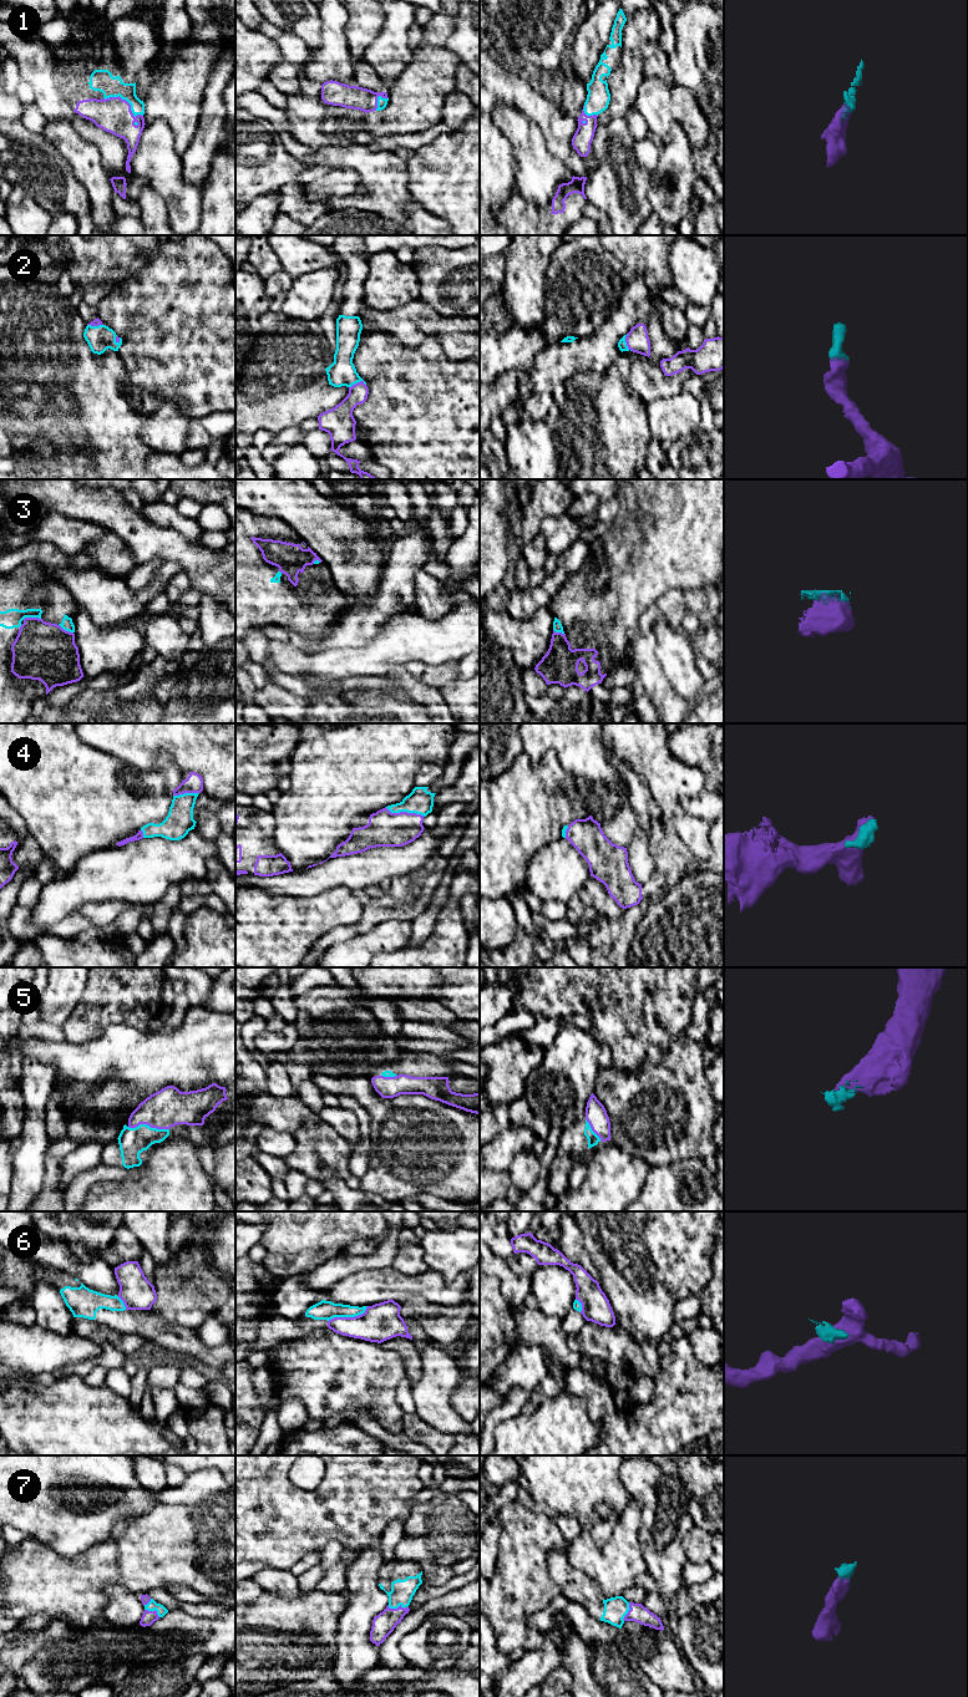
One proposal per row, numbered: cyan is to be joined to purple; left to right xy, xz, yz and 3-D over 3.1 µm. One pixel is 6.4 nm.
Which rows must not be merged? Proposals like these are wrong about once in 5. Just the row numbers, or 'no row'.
6

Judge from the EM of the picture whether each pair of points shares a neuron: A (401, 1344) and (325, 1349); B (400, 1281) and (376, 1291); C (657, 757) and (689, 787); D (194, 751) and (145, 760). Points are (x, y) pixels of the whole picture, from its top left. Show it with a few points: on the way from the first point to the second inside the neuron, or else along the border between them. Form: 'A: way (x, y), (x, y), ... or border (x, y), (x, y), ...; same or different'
A: border (379, 1344), (393, 1350), (404, 1363); different
B: way (394, 1283), (385, 1283), (383, 1285); same
C: way (664, 766), (680, 782); same
D: way (182, 745), (157, 745), (155, 747); same

